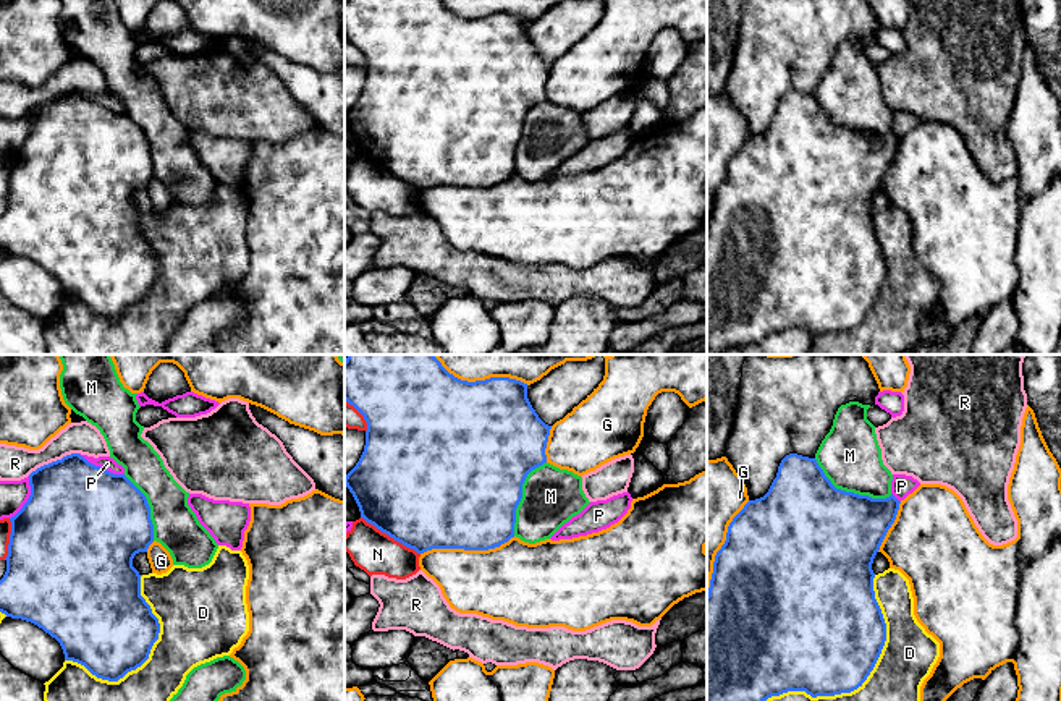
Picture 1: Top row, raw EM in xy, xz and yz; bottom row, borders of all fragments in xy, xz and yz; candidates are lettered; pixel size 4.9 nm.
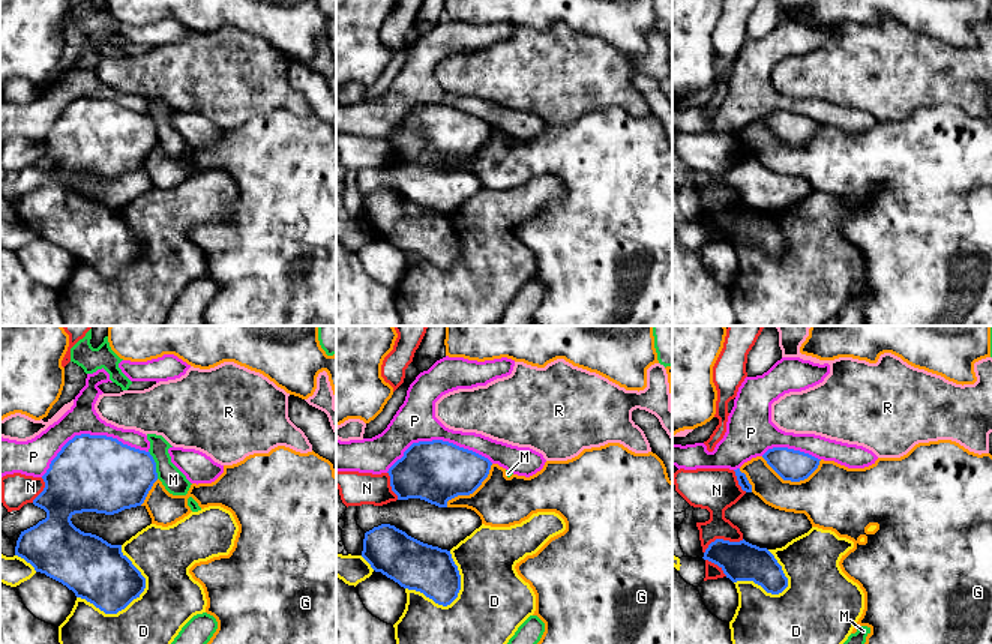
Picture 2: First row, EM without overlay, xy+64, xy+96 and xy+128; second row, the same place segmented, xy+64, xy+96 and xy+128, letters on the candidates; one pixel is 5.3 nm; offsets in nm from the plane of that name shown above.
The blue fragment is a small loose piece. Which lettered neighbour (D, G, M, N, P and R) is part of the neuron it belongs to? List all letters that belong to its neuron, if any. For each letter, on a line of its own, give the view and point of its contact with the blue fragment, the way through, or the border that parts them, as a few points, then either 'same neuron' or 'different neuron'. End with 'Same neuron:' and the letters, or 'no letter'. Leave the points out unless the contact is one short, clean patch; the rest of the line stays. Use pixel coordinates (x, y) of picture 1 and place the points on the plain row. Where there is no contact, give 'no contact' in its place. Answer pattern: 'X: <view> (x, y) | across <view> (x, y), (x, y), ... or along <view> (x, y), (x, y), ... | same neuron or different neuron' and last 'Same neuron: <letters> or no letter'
D: yz (845, 329) | different neuron
G: xz (468, 186) | same neuron
M: yz (849, 130) | different neuron
N: xz (390, 174) | different neuron
P: xy (99, 104) | different neuron
R: xy (52, 99) | different neuron
Same neuron: G

